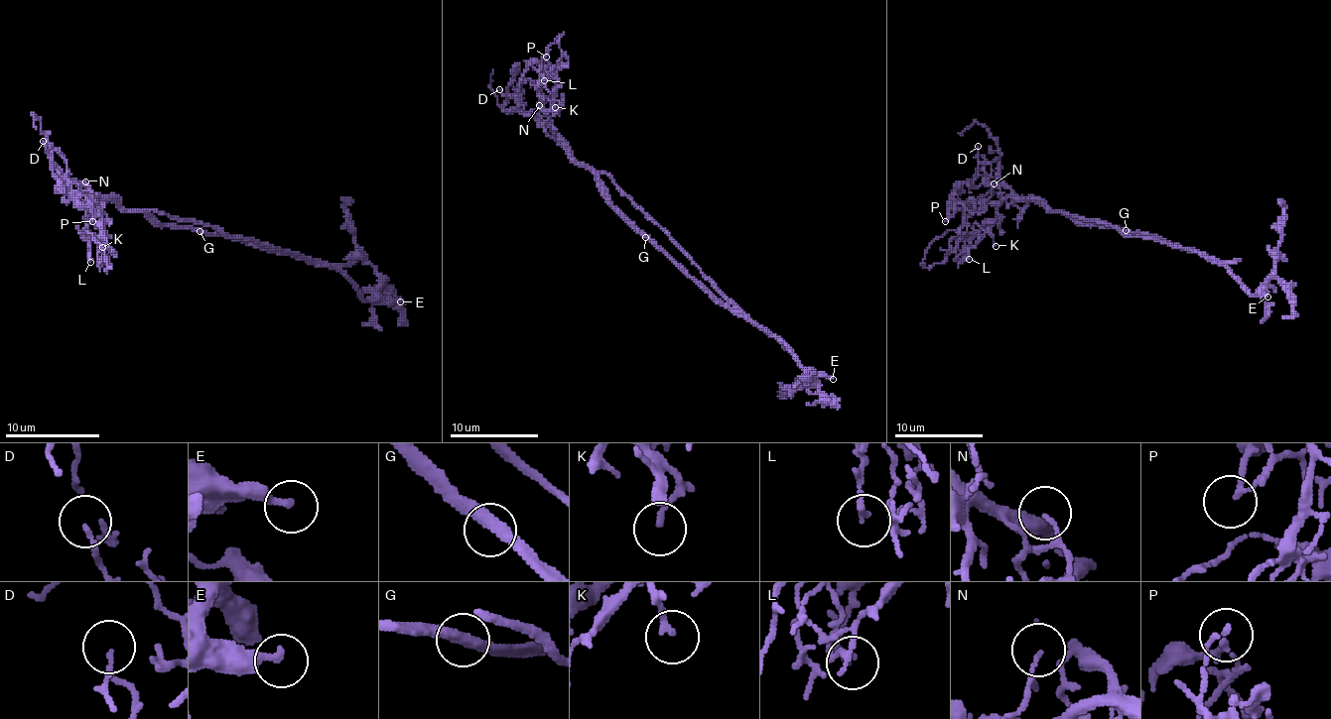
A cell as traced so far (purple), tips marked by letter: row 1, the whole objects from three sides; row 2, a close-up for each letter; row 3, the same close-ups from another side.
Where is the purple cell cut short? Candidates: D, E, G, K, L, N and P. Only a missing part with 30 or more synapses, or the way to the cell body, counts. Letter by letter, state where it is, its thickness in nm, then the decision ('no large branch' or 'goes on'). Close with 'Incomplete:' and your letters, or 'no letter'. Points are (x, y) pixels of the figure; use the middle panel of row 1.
D: at (499, 89); 120 nm thick; no large branch
E: at (833, 379); 240 nm thick; no large branch
G: at (645, 237); 320 nm thick; no large branch
K: at (555, 107); 150 nm thick; no large branch
L: at (544, 80); 180 nm thick; no large branch
N: at (539, 105); 80 nm thick; no large branch
P: at (546, 57); 120 nm thick; no large branch
Incomplete: no letter

